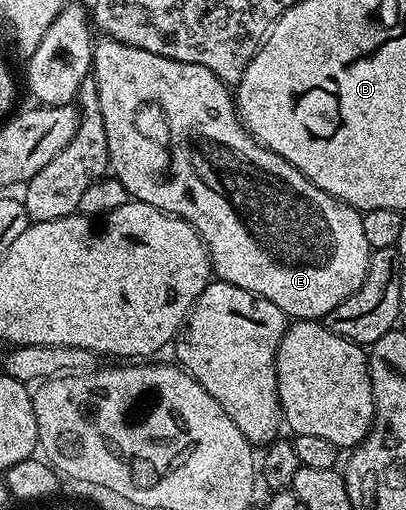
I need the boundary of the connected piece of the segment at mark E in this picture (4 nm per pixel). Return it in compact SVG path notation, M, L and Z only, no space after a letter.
M110 37L100 41L97 41L92 48L90 74L96 80L98 100L102 104L102 120L106 124L111 173L123 184L135 201L156 206L167 214L175 214L177 218L185 218L200 233L200 239L208 249L212 261L212 273L219 281L229 282L238 288L246 288L246 292L262 296L270 300L270 304L278 304L284 315L292 320L323 320L331 310L338 308L338 304L342 304L342 300L354 296L354 292L362 288L362 280L366 280L366 272L373 252L371 244L366 240L366 232L362 228L363 213L322 192L322 188L318 188L305 174L298 172L294 164L282 160L282 156L278 156L272 150L266 149L262 143L257 142L240 121L233 91L222 79L214 76L210 68L202 68L198 64L170 60L166 56L158 56L142 48L127 46L125 42L115 42Z

